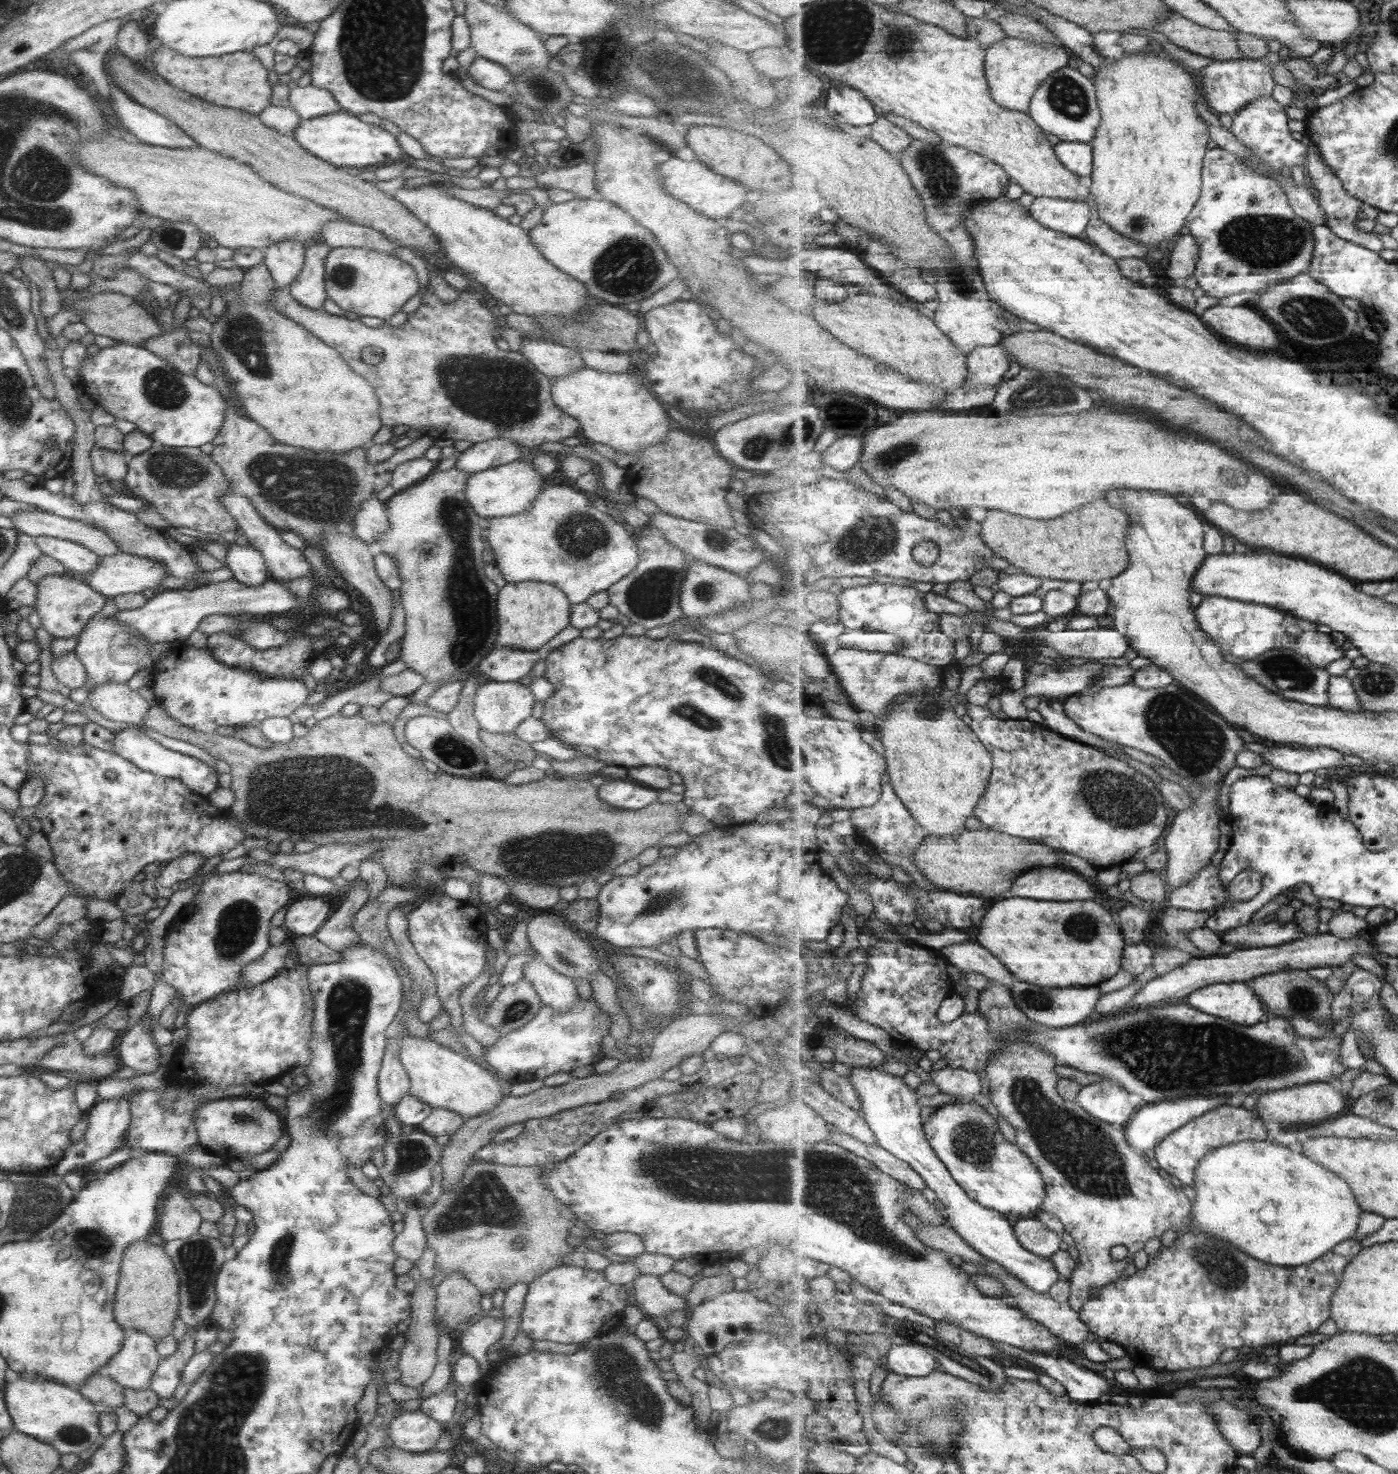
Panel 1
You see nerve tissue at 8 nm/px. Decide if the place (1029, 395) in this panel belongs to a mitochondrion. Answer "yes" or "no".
yes

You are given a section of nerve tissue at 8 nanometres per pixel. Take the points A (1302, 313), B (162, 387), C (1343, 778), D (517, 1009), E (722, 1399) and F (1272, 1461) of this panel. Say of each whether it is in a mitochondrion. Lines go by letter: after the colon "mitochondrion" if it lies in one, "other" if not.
A: mitochondrion
B: mitochondrion
C: other
D: mitochondrion
E: other
F: other

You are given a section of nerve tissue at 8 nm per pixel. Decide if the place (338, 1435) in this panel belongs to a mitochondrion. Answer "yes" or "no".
no

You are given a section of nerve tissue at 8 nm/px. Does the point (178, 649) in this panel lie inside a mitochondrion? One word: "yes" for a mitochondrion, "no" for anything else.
no

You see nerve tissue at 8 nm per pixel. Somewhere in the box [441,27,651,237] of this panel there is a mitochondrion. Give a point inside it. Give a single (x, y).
(597, 62)

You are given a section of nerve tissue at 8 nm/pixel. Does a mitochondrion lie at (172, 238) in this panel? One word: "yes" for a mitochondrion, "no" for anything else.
yes

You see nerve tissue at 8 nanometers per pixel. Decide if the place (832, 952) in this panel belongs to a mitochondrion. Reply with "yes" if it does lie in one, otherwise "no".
no

